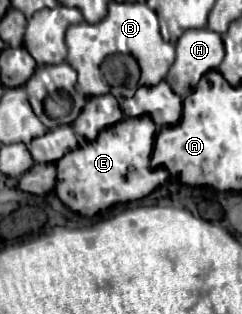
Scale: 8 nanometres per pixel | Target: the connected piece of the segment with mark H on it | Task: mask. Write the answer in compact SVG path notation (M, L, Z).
M208 28L188 30L176 42L176 60L166 76L166 82L180 98L186 98L196 88L202 74L216 70L222 58L224 44L220 34Z

